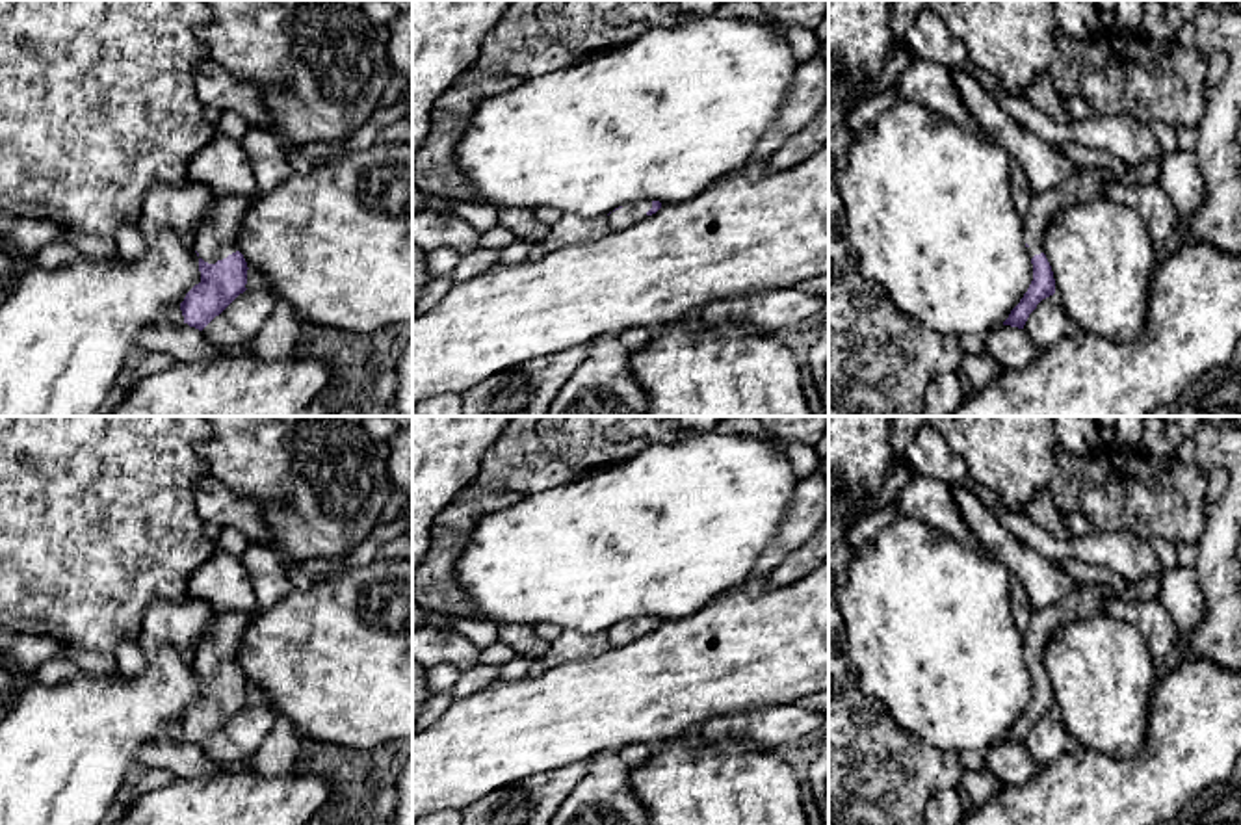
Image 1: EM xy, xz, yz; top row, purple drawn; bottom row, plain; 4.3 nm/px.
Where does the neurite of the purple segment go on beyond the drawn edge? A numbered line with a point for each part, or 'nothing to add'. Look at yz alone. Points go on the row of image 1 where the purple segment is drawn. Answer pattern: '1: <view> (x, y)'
1: yz (1085, 184)

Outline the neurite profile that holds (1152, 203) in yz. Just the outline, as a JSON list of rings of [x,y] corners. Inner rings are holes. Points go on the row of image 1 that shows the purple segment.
[[[1111,182],[1104,188],[1104,197],[1133,208],[1146,223],[1156,249],[1163,247],[1176,230],[1176,223],[1180,219],[1176,206],[1159,182],[1141,188]]]

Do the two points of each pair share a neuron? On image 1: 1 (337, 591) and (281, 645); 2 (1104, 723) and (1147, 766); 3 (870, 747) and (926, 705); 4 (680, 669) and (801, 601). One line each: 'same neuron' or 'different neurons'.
1: same neuron
2: different neurons
3: different neurons
4: same neuron

